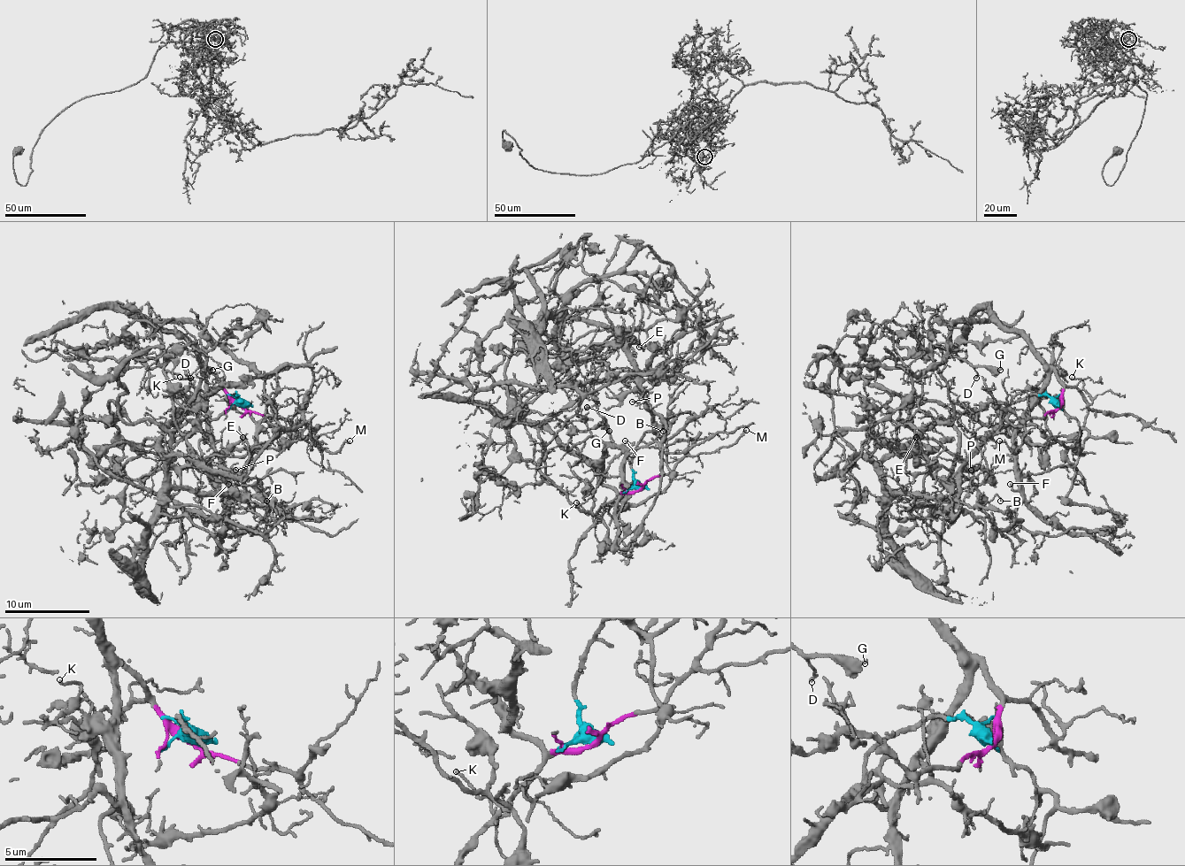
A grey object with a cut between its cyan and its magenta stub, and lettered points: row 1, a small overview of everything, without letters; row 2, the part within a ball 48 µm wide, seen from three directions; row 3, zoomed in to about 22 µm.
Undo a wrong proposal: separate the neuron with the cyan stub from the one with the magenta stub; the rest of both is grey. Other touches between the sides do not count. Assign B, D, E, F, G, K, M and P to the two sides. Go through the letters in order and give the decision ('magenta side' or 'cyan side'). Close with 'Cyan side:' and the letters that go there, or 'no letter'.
B: cyan side
D: magenta side
E: cyan side
F: magenta side
G: magenta side
K: magenta side
M: magenta side
P: cyan side
Cyan side: B, E, P

